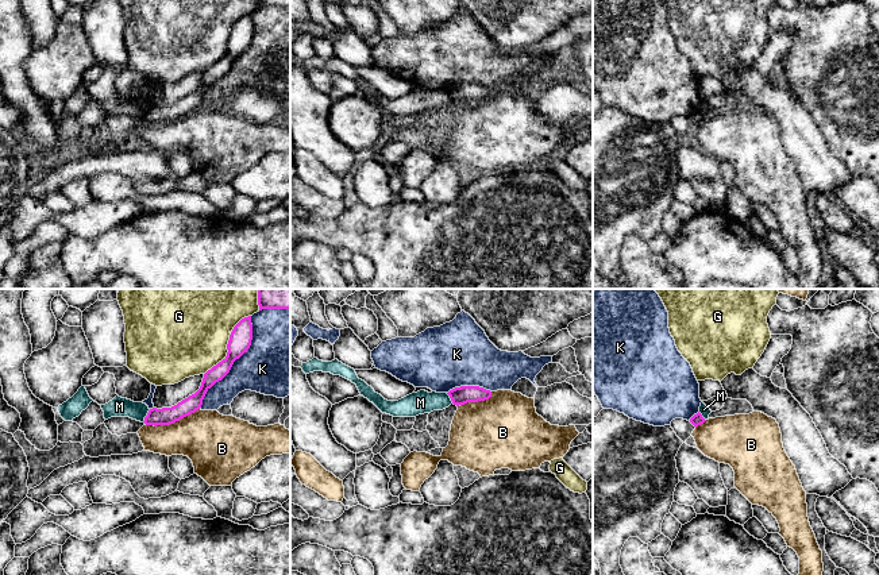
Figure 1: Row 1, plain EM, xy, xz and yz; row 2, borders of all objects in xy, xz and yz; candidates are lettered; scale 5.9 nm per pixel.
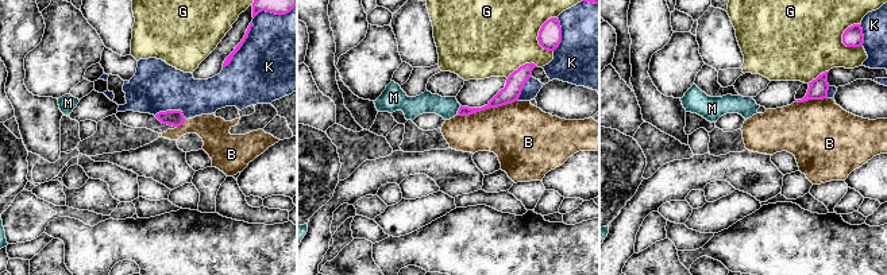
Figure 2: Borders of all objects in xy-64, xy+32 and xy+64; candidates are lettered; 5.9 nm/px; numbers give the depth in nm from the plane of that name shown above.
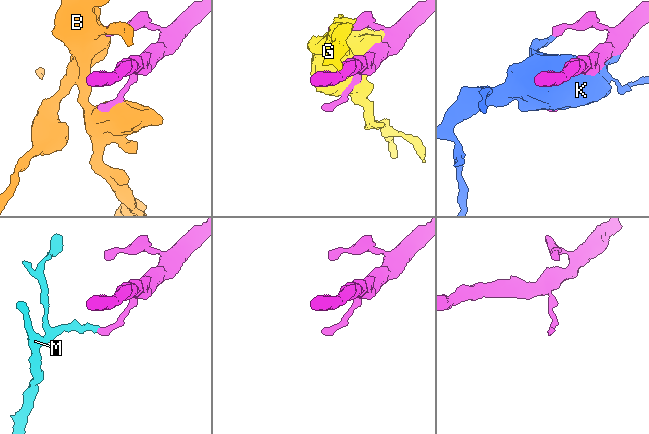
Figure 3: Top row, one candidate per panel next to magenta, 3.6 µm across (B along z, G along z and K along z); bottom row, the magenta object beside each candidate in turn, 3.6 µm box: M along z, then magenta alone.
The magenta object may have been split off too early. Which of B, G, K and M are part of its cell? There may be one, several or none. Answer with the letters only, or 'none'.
none

